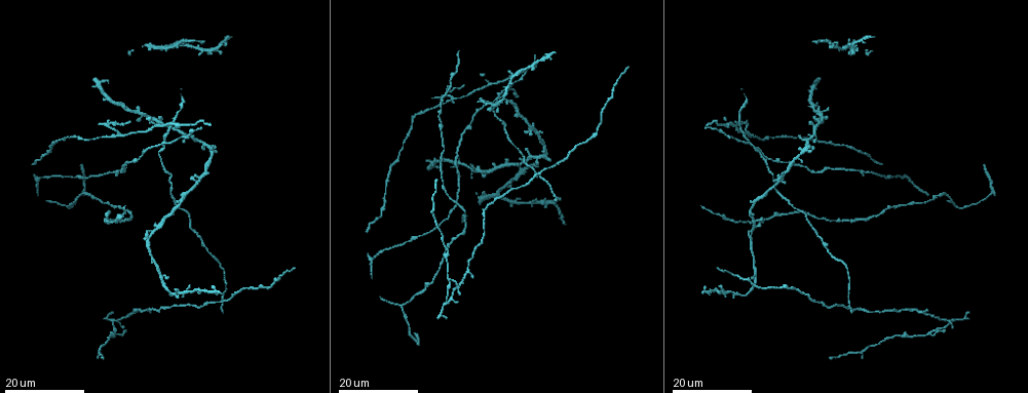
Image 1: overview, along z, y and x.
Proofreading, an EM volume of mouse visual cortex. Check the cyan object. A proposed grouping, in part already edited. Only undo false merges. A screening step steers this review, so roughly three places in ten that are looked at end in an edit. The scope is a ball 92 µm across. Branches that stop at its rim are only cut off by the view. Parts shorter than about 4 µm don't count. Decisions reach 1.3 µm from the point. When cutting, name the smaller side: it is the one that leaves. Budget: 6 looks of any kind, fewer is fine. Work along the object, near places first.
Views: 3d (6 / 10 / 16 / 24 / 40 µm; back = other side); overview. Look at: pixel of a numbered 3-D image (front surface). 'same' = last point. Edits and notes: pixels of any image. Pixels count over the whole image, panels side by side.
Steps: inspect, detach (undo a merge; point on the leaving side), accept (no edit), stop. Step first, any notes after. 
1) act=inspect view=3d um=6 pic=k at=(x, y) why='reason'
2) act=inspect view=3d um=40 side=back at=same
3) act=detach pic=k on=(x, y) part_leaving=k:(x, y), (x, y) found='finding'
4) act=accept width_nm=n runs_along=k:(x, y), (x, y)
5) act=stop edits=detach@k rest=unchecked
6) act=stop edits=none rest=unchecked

act=inspect view=3d um=16 pic=1 at=(447, 280) why='a fork'

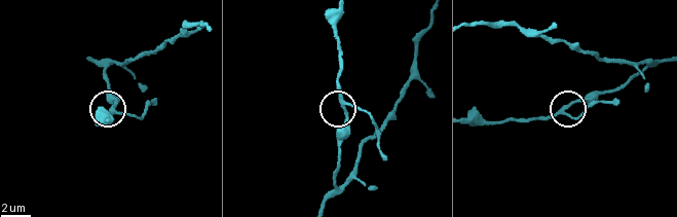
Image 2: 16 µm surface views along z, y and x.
act=inspect view=3d um=10 pic=2 at=(561, 113) why='closer look'

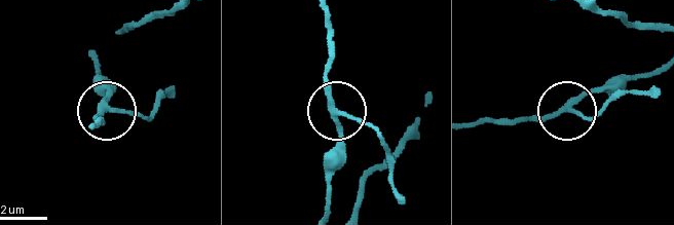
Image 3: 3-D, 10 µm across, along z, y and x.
act=inspect view=3d um=10 side=back pic=3 at=(567, 107)

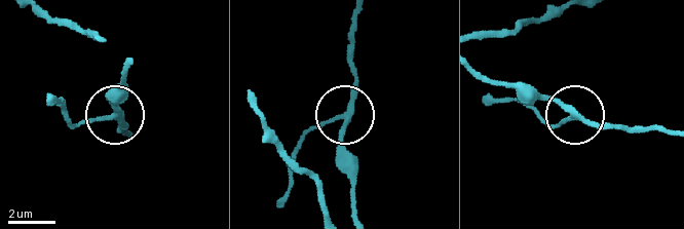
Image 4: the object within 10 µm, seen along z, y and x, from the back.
act=accept runs_along=4:(355, 208), (343, 120), (319, 122), (298, 142) found='continuous, no second neuron'

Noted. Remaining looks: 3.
act=inspect view=3d um=24 pic=1 at=(118, 135) why='arms part here'

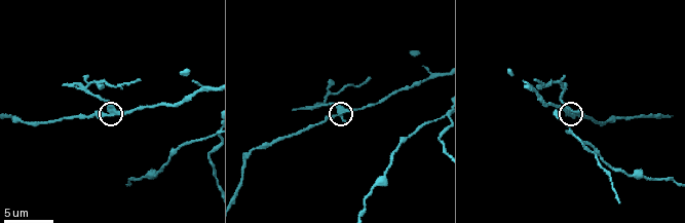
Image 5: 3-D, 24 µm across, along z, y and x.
act=inspect view=3d um=6 pic=5 at=(108, 110)

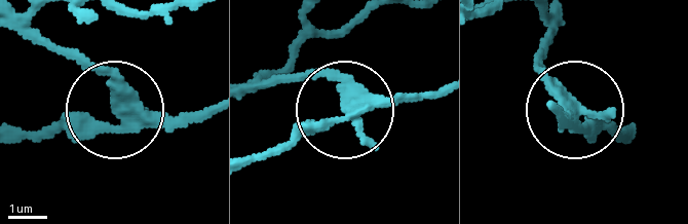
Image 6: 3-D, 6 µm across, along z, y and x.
act=detach pic=6 on=(117, 68) part_leaving=6:(135, 116), (105, 80), (36, 31), (36, 11) found='two neurons meet here'

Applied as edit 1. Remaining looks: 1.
act=inspect view=3d um=10 pic=5 at=(572, 131) why='four-way junction'

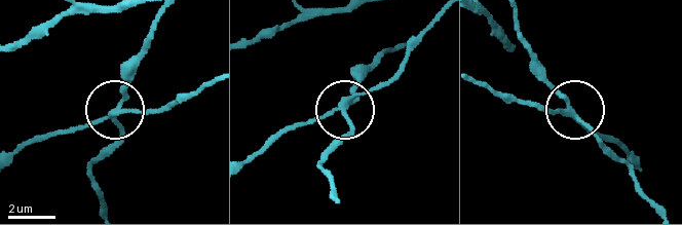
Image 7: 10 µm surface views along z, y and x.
act=detach pic=7 on=(117, 139) arms=4 part_leaving=7:(113, 115), (117, 137), (89, 173), (102, 208) found='two neurons meet here'

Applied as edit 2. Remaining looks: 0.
act=stop edits=detach@6,detach@7 rest=unchecked

